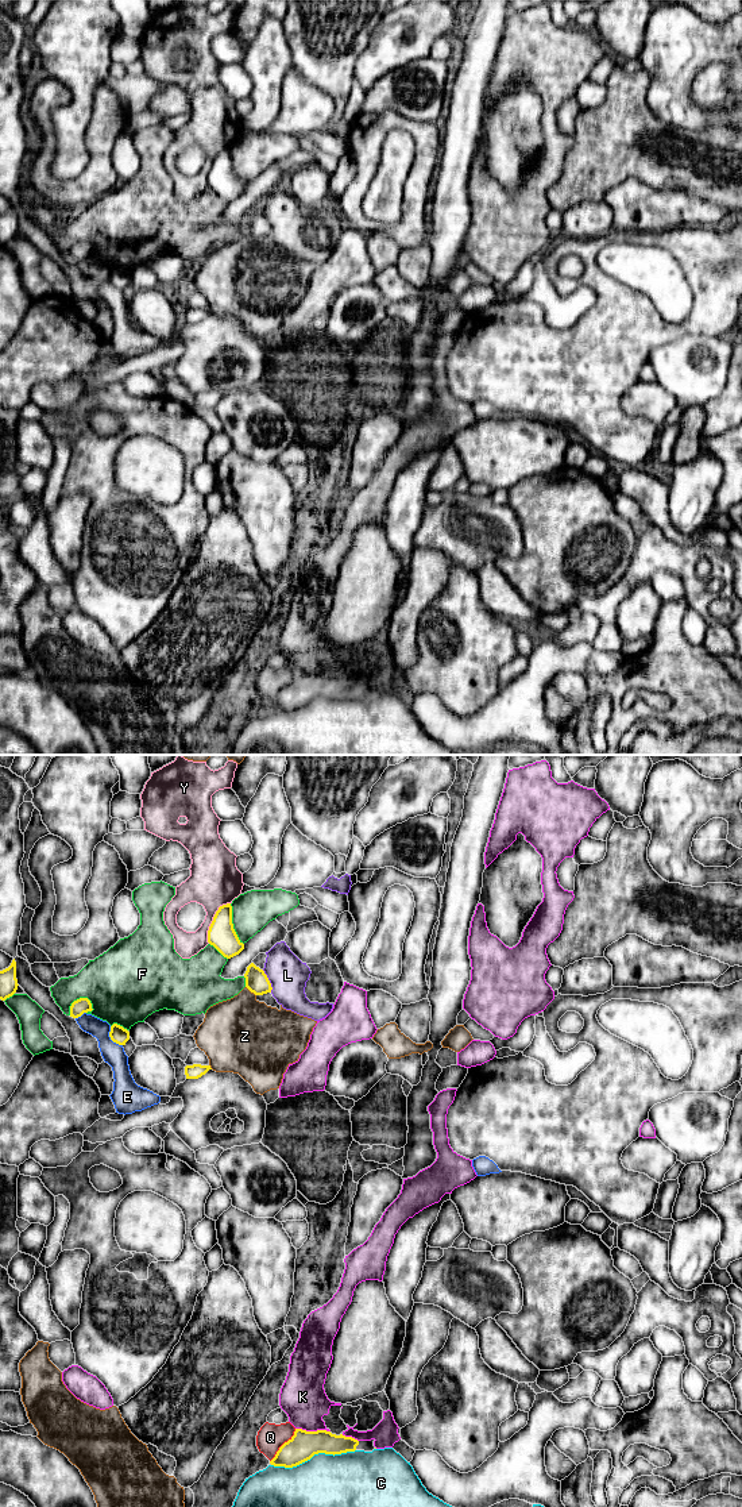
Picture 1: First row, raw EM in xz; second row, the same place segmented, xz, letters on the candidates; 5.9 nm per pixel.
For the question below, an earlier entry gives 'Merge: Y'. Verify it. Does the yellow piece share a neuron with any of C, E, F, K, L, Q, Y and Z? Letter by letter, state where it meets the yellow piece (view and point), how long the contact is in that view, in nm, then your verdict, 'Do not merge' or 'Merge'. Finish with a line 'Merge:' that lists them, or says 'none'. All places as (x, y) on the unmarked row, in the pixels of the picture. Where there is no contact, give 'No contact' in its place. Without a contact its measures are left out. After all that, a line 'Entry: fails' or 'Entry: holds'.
C: Touches yellow at xz (313, 698). Shared border 500 nm. Do not merge
E: Touches yellow at xz (111, 282). Shared border 140 nm. Do not merge
F: Touches yellow at xz (77, 243). Shared border 160 nm. Do not merge
K: Touches yellow at xz (313, 675). Shared border 200 nm. Do not merge
L: Touches yellow at xz (269, 224). Shared border 150 nm. Do not merge
Q: Touches yellow at xz (282, 689). Shared border 260 nm. Do not merge
Y: Touches yellow at xz (213, 164). Shared border 280 nm. Do not merge
Z: Touches yellow at xz (251, 235). Shared border 90 nm. Do not merge
Merge: none
Entry: fails

